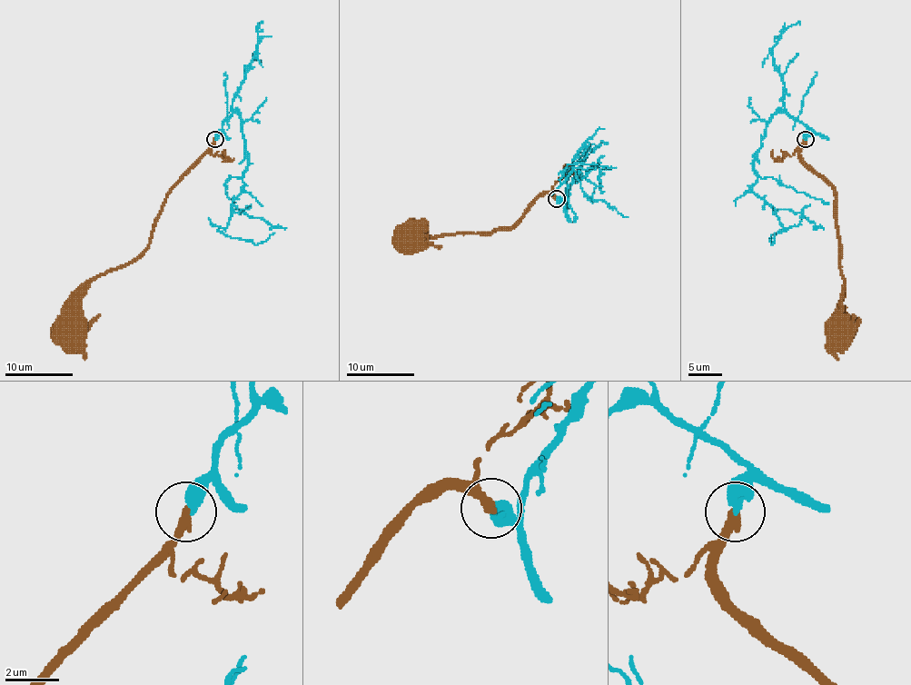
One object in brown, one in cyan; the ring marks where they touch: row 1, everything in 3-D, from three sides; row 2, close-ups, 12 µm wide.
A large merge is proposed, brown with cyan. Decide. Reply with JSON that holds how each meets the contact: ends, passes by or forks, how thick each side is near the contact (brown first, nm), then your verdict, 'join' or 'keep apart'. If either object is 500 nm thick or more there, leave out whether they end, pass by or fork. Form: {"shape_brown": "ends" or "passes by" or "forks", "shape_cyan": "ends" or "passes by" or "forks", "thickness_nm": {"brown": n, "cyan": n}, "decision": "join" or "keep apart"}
{"shape_brown": "ends", "shape_cyan": "ends", "thickness_nm": {"brown": 380, "cyan": 440}, "decision": "keep apart"}

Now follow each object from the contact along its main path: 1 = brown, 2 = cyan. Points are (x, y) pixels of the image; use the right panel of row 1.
1: (805, 140), (799, 156), (832, 187), (835, 195), (846, 336)
2: (805, 140), (807, 128), (776, 113), (754, 160), (752, 191), (783, 231), (771, 244), (774, 233)

